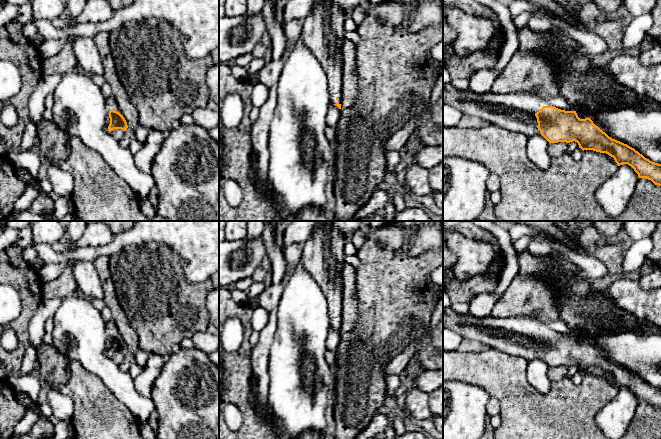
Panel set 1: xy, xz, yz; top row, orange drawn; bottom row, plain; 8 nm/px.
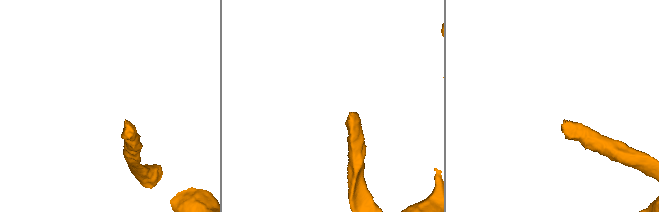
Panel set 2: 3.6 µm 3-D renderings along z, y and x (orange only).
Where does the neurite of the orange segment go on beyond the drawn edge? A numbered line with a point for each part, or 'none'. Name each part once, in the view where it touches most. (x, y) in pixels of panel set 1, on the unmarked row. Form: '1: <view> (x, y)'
1: xy (111, 328)

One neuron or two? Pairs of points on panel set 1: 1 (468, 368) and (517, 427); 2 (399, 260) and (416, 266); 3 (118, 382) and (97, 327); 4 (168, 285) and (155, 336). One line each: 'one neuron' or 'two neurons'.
1: one neuron
2: one neuron
3: one neuron
4: one neuron

